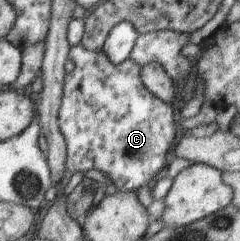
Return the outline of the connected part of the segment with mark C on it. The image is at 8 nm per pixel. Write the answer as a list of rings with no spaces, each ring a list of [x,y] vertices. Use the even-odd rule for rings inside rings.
[[[79,44],[70,47],[67,56],[72,59],[74,68],[64,73],[57,112],[59,130],[65,142],[67,175],[93,168],[108,174],[109,184],[114,184],[117,191],[136,191],[160,168],[167,166],[164,158],[174,140],[174,110],[141,83],[140,66],[129,56],[114,64],[102,50],[90,52]]]

